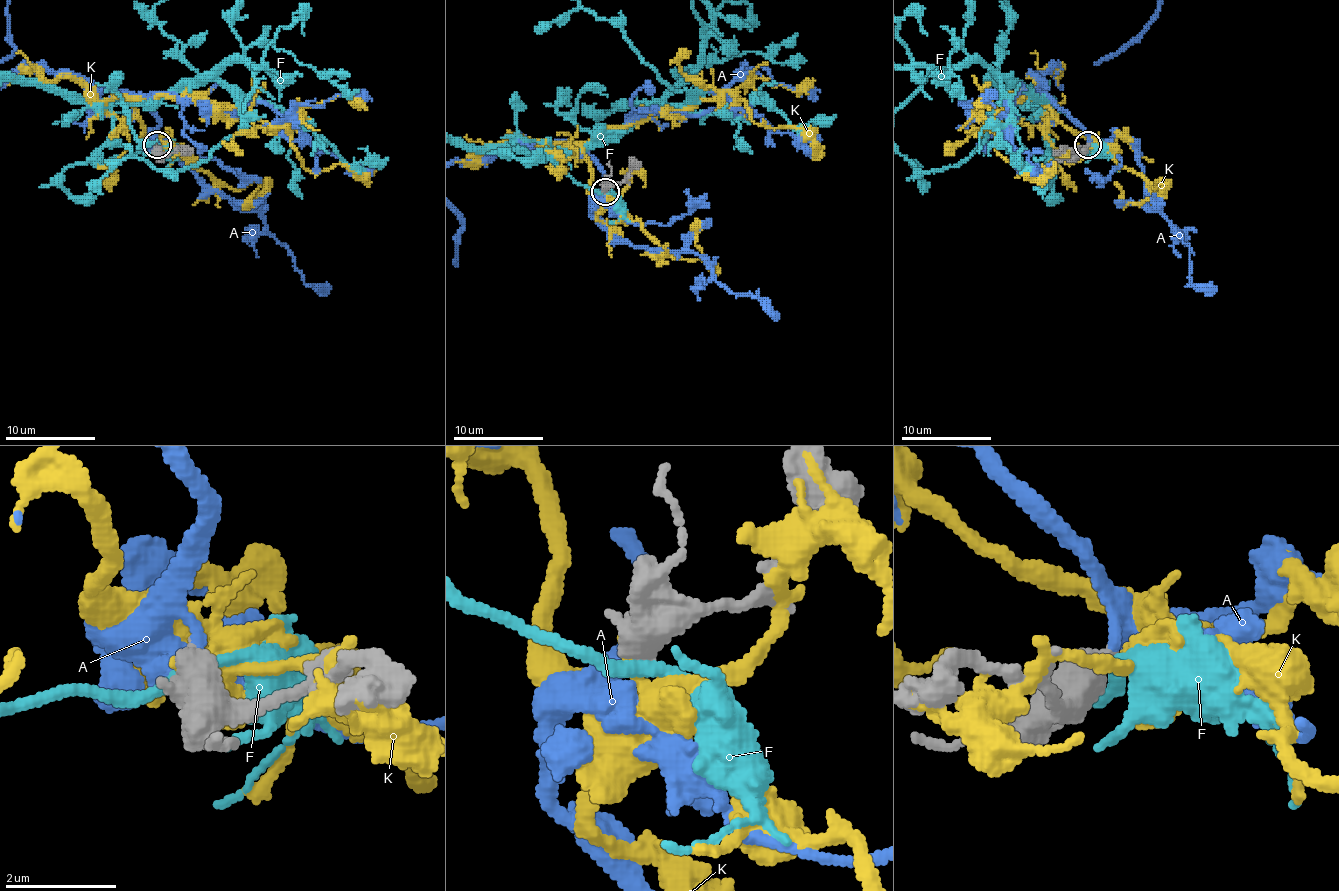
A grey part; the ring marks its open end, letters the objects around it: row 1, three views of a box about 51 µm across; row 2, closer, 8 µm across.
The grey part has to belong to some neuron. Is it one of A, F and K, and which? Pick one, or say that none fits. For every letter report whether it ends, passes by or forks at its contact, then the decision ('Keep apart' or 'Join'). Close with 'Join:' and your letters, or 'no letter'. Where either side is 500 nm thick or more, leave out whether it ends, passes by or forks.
A: Join
F: Keep apart
K: Keep apart
Join: A

